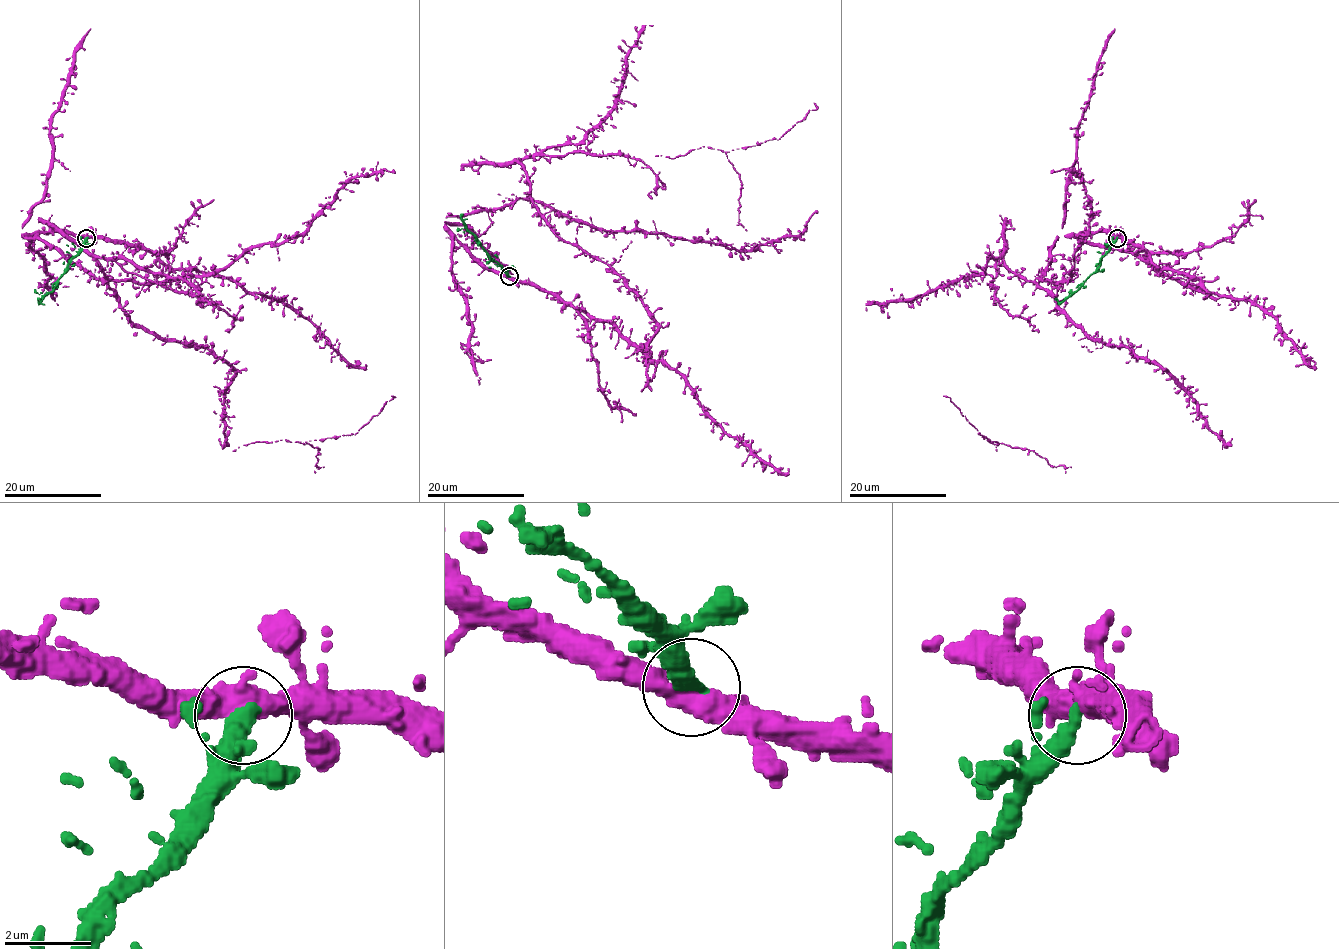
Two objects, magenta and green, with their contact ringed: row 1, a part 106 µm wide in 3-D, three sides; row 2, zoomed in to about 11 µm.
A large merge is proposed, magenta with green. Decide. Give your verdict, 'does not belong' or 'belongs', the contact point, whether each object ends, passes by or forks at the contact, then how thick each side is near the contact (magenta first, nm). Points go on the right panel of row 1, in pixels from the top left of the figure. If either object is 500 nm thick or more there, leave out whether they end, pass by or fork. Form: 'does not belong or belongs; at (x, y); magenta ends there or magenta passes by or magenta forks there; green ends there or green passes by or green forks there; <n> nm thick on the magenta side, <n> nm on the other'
does not belong; at (1117, 238); magenta passes by; green ends there; 480 nm thick on the magenta side, 440 nm on the other

